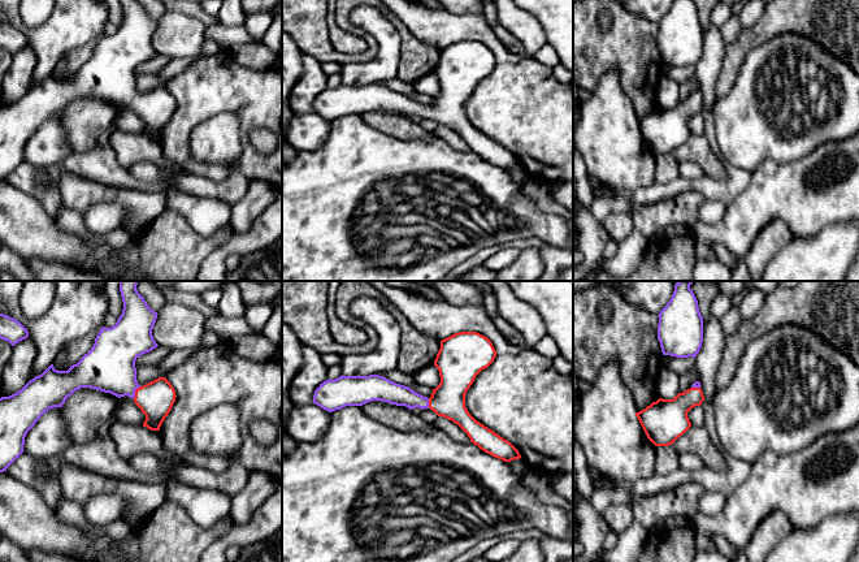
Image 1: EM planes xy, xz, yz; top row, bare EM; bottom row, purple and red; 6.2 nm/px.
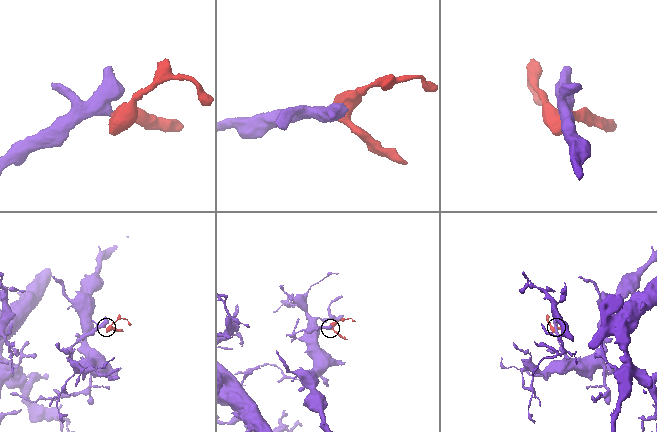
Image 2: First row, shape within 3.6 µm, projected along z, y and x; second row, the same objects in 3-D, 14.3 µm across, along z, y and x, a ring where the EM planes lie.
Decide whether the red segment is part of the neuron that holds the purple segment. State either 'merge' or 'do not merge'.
merge

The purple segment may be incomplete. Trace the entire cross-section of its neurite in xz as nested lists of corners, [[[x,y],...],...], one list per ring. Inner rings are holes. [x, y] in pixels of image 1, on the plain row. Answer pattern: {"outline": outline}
{"outline": [[[477,40],[455,42],[441,49],[441,57],[434,69],[434,74],[439,79],[441,91],[433,98],[431,105],[426,105],[413,100],[411,96],[390,90],[378,83],[369,85],[339,85],[335,88],[326,88],[314,99],[313,112],[321,117],[333,121],[346,114],[363,114],[372,109],[382,109],[396,114],[405,114],[409,118],[418,116],[421,118],[430,117],[438,125],[443,125],[457,133],[470,147],[470,151],[477,154],[485,161],[511,170],[520,168],[519,159],[507,148],[477,130],[465,116],[467,99],[473,92],[476,85],[487,77],[495,68],[496,60],[491,49]]]}

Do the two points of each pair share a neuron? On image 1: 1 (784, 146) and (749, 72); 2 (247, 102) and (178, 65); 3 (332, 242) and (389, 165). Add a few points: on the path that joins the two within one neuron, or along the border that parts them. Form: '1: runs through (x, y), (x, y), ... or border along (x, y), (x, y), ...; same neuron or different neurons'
1: runs through (764, 130), (747, 113), (747, 91); same neuron
2: border along (212, 55), (198, 57), (165, 85); different neurons
3: runs through (332, 220), (332, 211), (367, 176); same neuron

